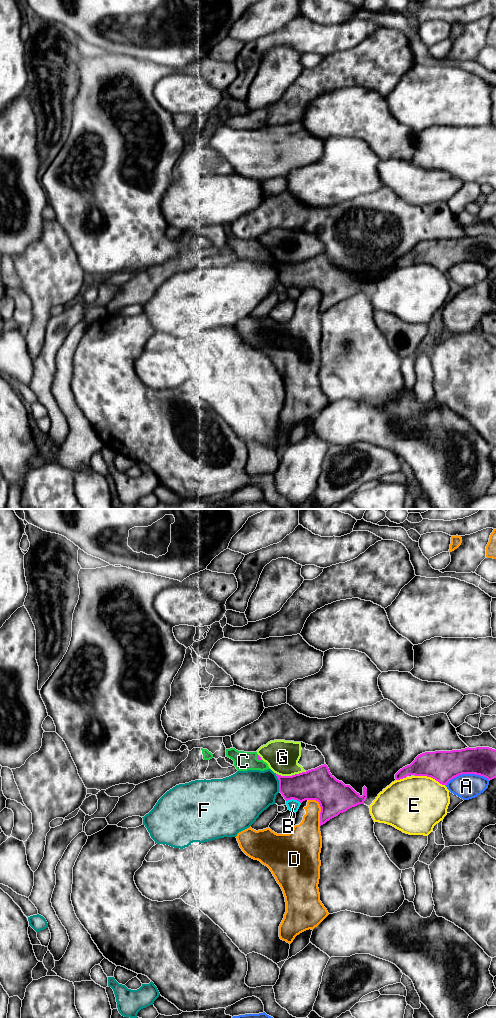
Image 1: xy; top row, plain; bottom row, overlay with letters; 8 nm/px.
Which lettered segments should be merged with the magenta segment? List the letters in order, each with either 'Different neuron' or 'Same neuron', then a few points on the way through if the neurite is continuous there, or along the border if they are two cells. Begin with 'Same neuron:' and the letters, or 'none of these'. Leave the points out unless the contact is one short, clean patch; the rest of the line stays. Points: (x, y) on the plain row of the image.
Same neuron: C
A: Different neuron
B: Different neuron
C: Same neuron. Path across: xy (258, 245), (257, 246), (243, 249)
D: Different neuron
E: Different neuron
F: Different neuron
G: Different neuron

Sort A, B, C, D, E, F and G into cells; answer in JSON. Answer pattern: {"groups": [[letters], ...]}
{"groups": [["A"], ["B"], ["C"], ["D"], ["E"], ["F"], ["G"]]}

